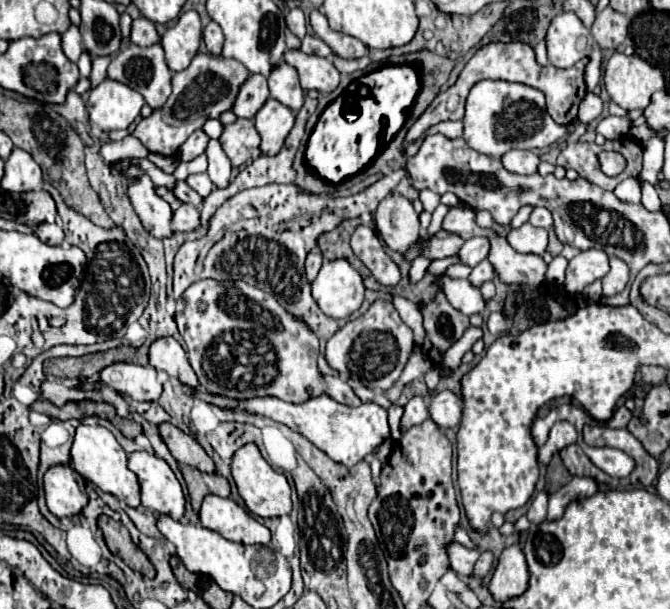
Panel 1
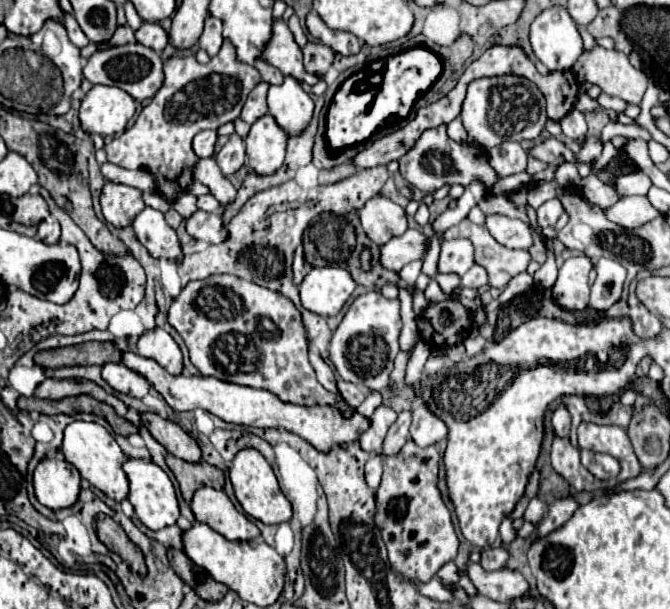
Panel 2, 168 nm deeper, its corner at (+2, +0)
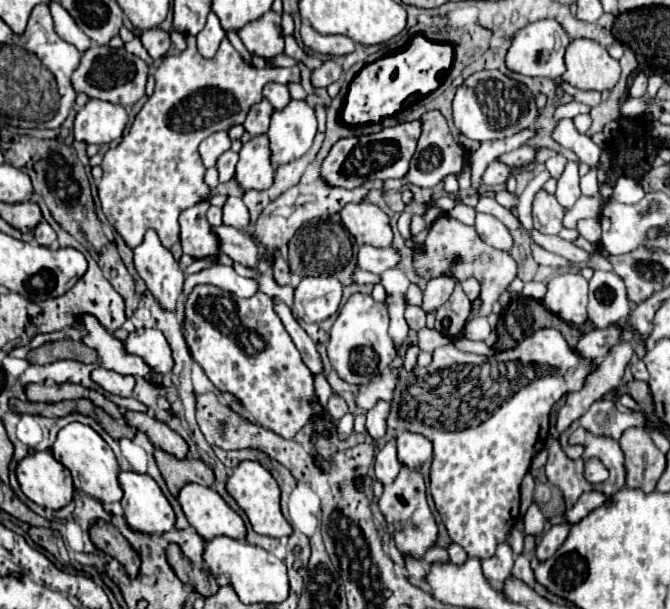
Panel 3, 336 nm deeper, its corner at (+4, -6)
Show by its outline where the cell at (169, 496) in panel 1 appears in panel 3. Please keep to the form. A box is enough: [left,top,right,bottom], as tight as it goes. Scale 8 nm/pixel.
[119,472,175,534]

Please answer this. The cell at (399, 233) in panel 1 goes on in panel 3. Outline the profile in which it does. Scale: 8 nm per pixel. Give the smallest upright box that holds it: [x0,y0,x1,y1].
[339,202,393,248]

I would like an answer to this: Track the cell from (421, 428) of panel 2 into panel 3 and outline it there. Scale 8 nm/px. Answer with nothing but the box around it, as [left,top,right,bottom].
[397,432,431,468]

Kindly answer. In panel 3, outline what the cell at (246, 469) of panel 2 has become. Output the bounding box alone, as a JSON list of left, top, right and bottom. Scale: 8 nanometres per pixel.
[227,460,293,538]

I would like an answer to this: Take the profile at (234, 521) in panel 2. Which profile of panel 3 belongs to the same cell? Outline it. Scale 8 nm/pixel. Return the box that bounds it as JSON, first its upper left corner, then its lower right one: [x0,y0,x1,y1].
[177,482,247,542]

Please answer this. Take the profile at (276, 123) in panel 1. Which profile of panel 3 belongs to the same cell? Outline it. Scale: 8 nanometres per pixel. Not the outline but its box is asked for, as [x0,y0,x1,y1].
[237,136,273,190]

